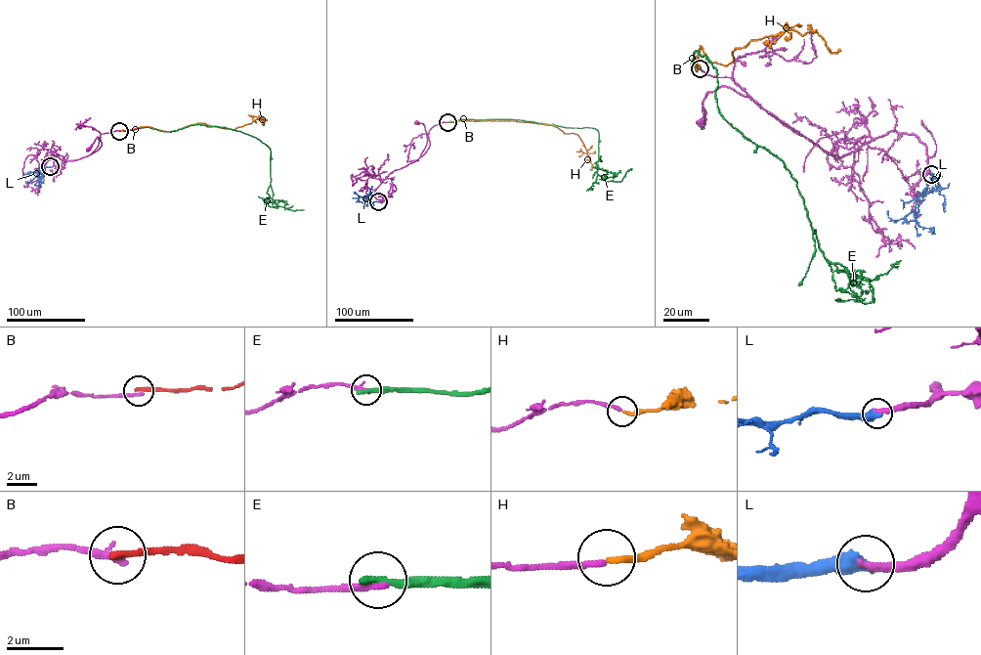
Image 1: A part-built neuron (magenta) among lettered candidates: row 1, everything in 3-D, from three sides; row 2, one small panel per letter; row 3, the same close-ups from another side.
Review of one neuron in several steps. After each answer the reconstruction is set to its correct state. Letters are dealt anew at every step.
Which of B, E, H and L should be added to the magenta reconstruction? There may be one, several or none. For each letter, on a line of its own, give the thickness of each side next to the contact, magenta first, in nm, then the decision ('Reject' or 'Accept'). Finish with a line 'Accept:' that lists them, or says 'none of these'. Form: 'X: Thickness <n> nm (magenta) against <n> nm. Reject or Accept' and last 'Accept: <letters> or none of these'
B: Thickness 280 nm (magenta) against 280 nm. Reject
E: Thickness 280 nm (magenta) against 340 nm. Reject
H: Thickness 200 nm (magenta) against 220 nm. Accept
L: Thickness 320 nm (magenta) against 550 nm. Accept
Accept: H, L

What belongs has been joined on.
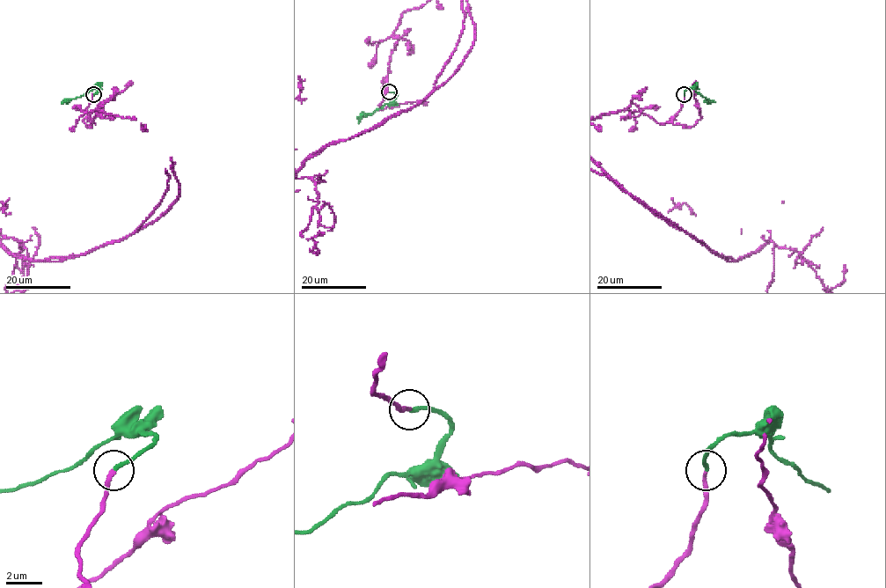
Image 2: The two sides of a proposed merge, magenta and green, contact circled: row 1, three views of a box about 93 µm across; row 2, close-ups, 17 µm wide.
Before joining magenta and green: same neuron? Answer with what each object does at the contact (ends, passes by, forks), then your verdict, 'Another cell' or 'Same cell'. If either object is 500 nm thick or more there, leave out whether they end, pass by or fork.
At the ring magenta ends. At the ring green ends. Same cell

